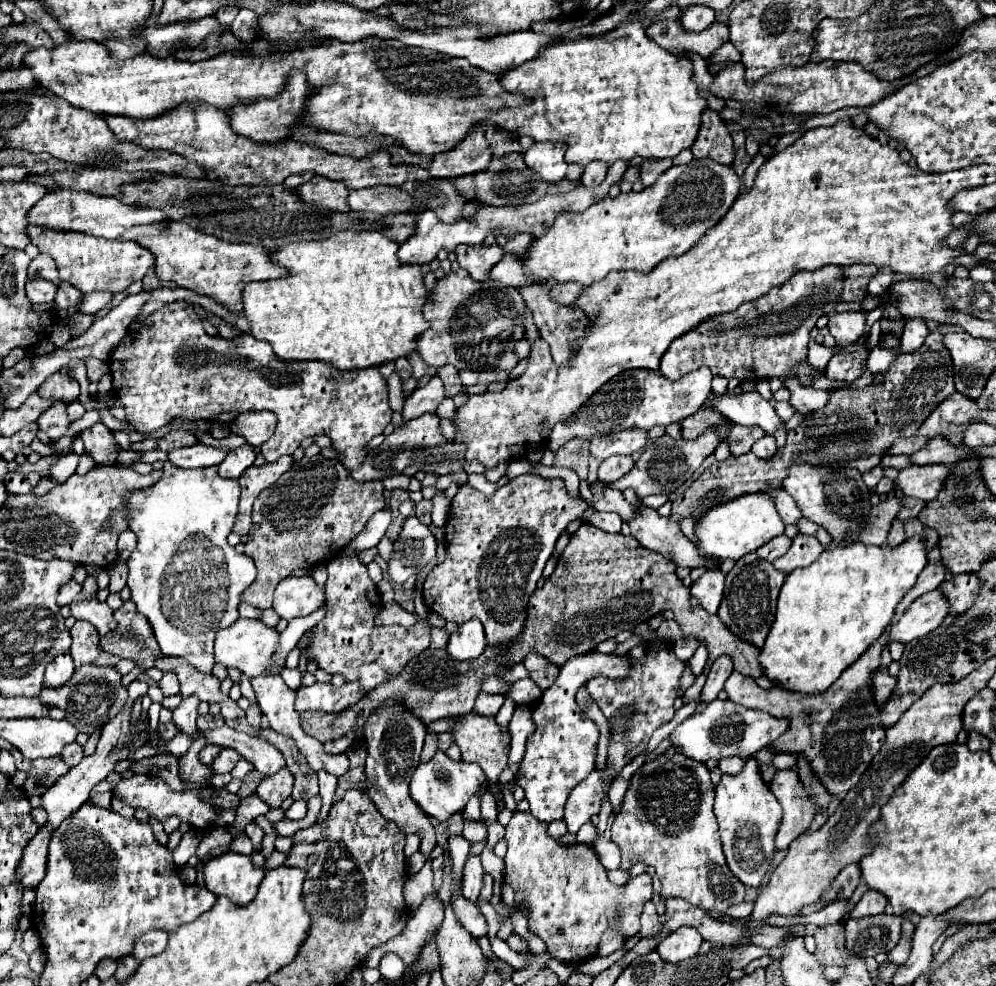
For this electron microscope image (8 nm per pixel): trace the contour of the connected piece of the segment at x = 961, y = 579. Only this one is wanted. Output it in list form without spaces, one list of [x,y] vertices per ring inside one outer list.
[[[953,574],[951,580],[939,586],[939,592],[949,600],[949,614],[961,614],[973,604],[979,588],[975,574]]]

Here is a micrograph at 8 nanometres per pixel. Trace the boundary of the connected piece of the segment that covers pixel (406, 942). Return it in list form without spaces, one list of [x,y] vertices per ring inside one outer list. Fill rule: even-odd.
[[[429,894],[423,904],[411,914],[409,926],[403,930],[403,936],[397,936],[395,940],[389,940],[387,944],[370,950],[364,960],[363,967],[376,968],[379,965],[382,954],[392,952],[401,956],[405,966],[413,966],[417,960],[421,948],[431,940],[435,930],[439,928],[443,920],[443,908],[439,908],[439,898],[435,894]]]

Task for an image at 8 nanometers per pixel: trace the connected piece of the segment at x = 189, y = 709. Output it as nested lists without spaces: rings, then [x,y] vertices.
[[[187,696],[175,710],[173,710],[173,722],[179,726],[181,732],[187,732],[187,734],[197,734],[197,726],[195,726],[195,720],[197,720],[197,696]]]

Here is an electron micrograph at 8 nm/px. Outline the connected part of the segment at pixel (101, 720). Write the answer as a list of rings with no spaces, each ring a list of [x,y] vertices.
[[[87,664],[75,670],[75,676],[71,678],[71,684],[67,684],[67,688],[55,688],[55,692],[47,692],[43,688],[39,700],[47,700],[49,704],[65,710],[65,720],[69,720],[77,728],[77,732],[97,734],[103,724],[107,724],[107,720],[119,714],[119,686],[121,674],[115,666]]]

